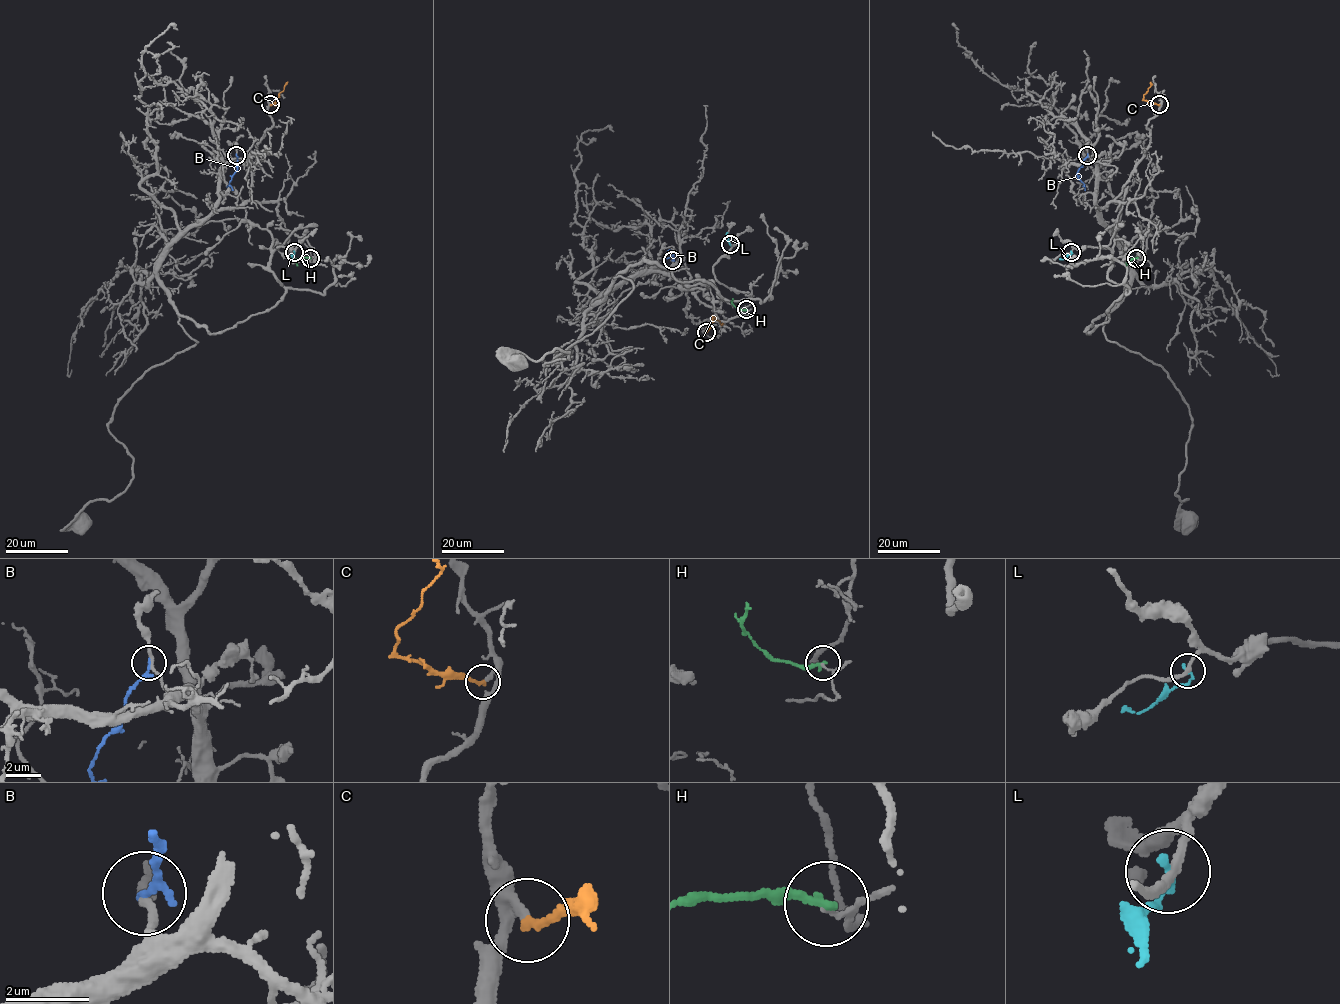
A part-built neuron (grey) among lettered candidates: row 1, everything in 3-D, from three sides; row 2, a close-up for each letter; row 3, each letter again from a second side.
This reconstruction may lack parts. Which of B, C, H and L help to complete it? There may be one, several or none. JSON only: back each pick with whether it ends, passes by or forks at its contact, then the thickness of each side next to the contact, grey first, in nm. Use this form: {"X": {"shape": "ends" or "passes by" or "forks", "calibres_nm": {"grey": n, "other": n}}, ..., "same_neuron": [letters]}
{"C": {"shape": "ends", "calibres_nm": {"grey": 150, "other": 170}}, "same_neuron": ["C"]}

